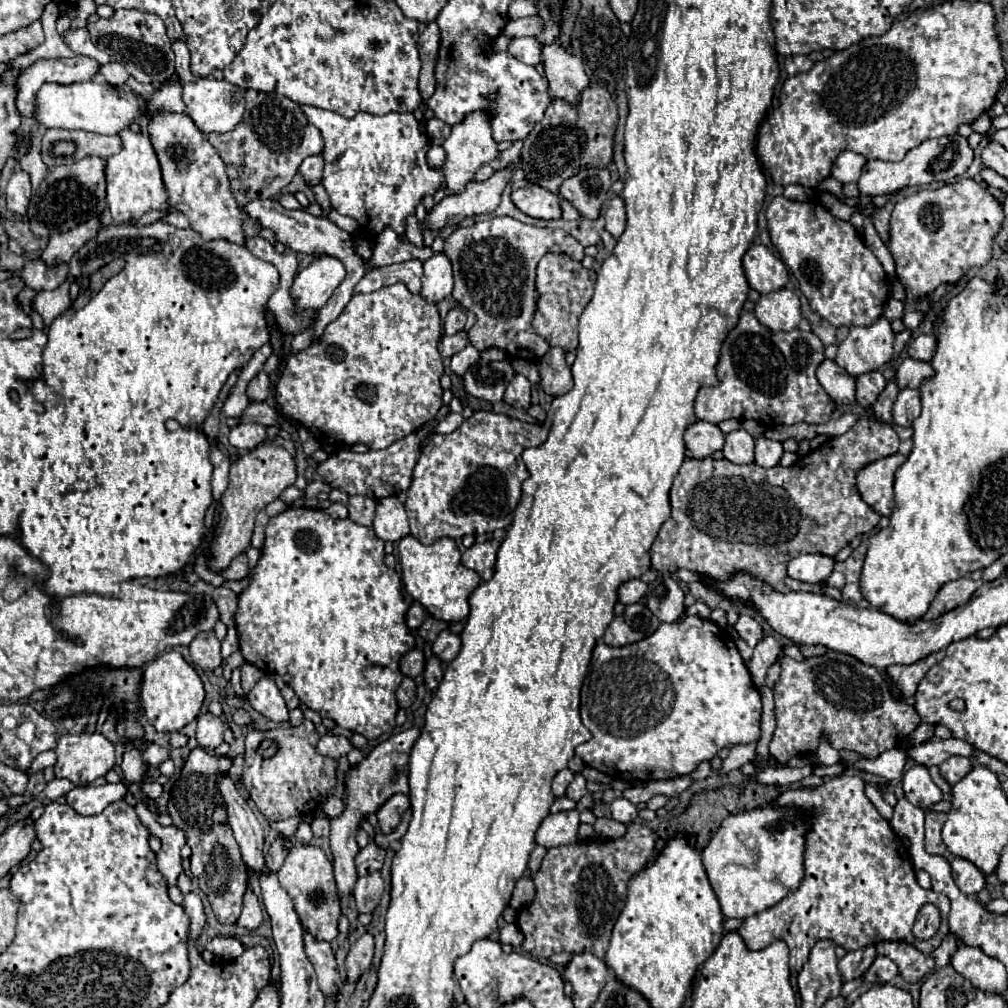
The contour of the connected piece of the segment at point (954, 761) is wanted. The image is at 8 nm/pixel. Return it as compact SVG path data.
M955 755L955 757L949 757L947 761L943 761L939 765L939 769L941 769L941 775L947 779L947 783L955 785L957 781L961 781L973 769L973 763L967 757L957 757Z

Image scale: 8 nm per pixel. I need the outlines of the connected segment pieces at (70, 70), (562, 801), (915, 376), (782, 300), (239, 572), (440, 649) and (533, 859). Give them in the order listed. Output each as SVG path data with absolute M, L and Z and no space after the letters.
M85 55L61 57L61 59L39 59L33 65L21 69L15 79L17 85L17 113L21 117L33 117L35 97L43 83L79 83L89 81L99 73L99 63Z
M559 797L555 799L555 803L551 805L551 813L559 813L559 811L569 811L569 809L575 809L577 807L577 801L569 799L569 797Z
M907 357L907 359L899 365L899 369L897 369L897 373L895 373L895 381L897 381L897 385L899 385L901 389L907 389L907 387L909 387L909 389L919 389L921 383L923 383L927 377L933 377L933 375L935 375L935 371L933 371L931 363Z
M789 289L761 295L755 305L755 317L771 331L793 331L801 321L799 297Z
M239 555L239 557L235 557L233 561L231 561L231 565L221 573L227 581L231 581L231 579L243 579L245 575L247 575L247 571L249 571L249 565L247 565L247 557L245 555Z
M449 629L441 631L439 637L433 643L433 653L441 661L445 661L445 663L449 663L451 659L455 659L455 655L459 653L459 649L461 649L461 637L455 635L455 633L451 633Z
M537 845L537 847L533 849L533 853L531 853L531 857L529 857L529 869L531 869L531 873L535 873L535 871L539 869L545 853L547 853L547 849L545 849L543 845Z

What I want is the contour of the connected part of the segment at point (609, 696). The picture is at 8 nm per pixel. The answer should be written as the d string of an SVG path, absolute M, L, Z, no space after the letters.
M685 617L683 621L675 621L675 623L661 623L659 629L645 637L643 641L637 641L633 645L625 645L625 647L609 647L603 641L595 643L595 651L593 651L593 659L591 659L591 671L589 677L581 689L581 721L583 725L591 731L591 741L579 745L575 749L575 755L583 759L585 765L605 773L607 777L613 779L623 779L623 781L651 781L651 779L675 779L675 777L683 777L689 775L697 769L699 763L709 761L711 767L717 771L721 767L721 759L717 757L717 753L727 747L735 747L735 745L745 745L745 743L755 743L761 735L761 697L759 691L749 675L749 669L745 665L745 661L741 659L735 641L727 635L725 629L717 627L713 621L709 619L701 619L701 617Z

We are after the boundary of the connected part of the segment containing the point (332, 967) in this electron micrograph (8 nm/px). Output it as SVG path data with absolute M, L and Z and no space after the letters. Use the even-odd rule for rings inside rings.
M305 929L305 935L303 935L303 943L305 943L305 953L307 953L309 961L315 967L321 991L325 995L337 995L341 985L343 985L343 981L339 977L331 945L327 941L319 943L317 939L313 939L313 935L309 935L307 929Z

